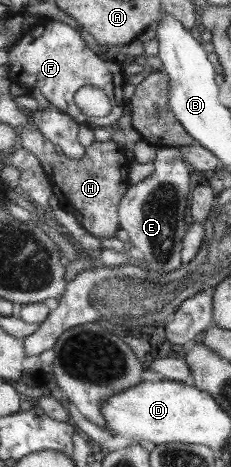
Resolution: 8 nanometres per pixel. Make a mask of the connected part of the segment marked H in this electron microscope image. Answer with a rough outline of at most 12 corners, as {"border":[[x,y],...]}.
{"border":[[28,121],[17,137],[58,207],[95,238],[119,229],[129,162],[112,140],[77,160]]}

